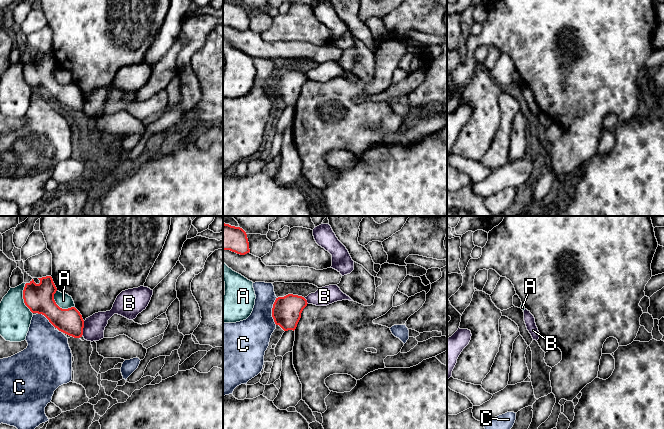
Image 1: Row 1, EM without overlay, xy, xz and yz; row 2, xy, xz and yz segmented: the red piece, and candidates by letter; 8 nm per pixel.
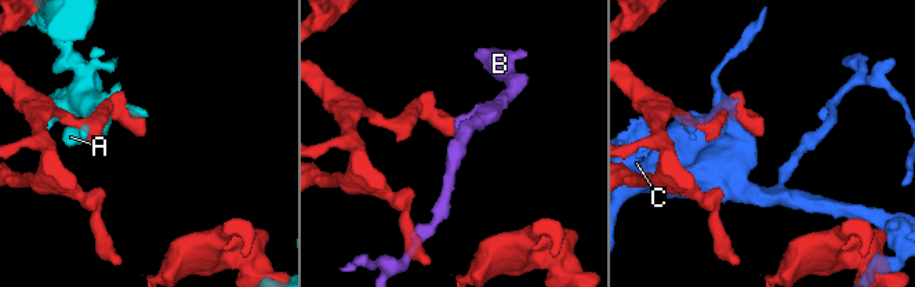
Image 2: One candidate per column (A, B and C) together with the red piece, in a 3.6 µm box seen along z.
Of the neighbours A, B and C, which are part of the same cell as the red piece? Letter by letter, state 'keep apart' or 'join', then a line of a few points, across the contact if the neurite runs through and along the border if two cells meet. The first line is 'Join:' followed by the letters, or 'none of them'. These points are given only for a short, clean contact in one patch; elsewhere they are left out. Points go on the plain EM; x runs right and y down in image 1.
Join: none of them
A: keep apart
B: keep apart; line xy (84, 97), (81, 111)
C: keep apart

